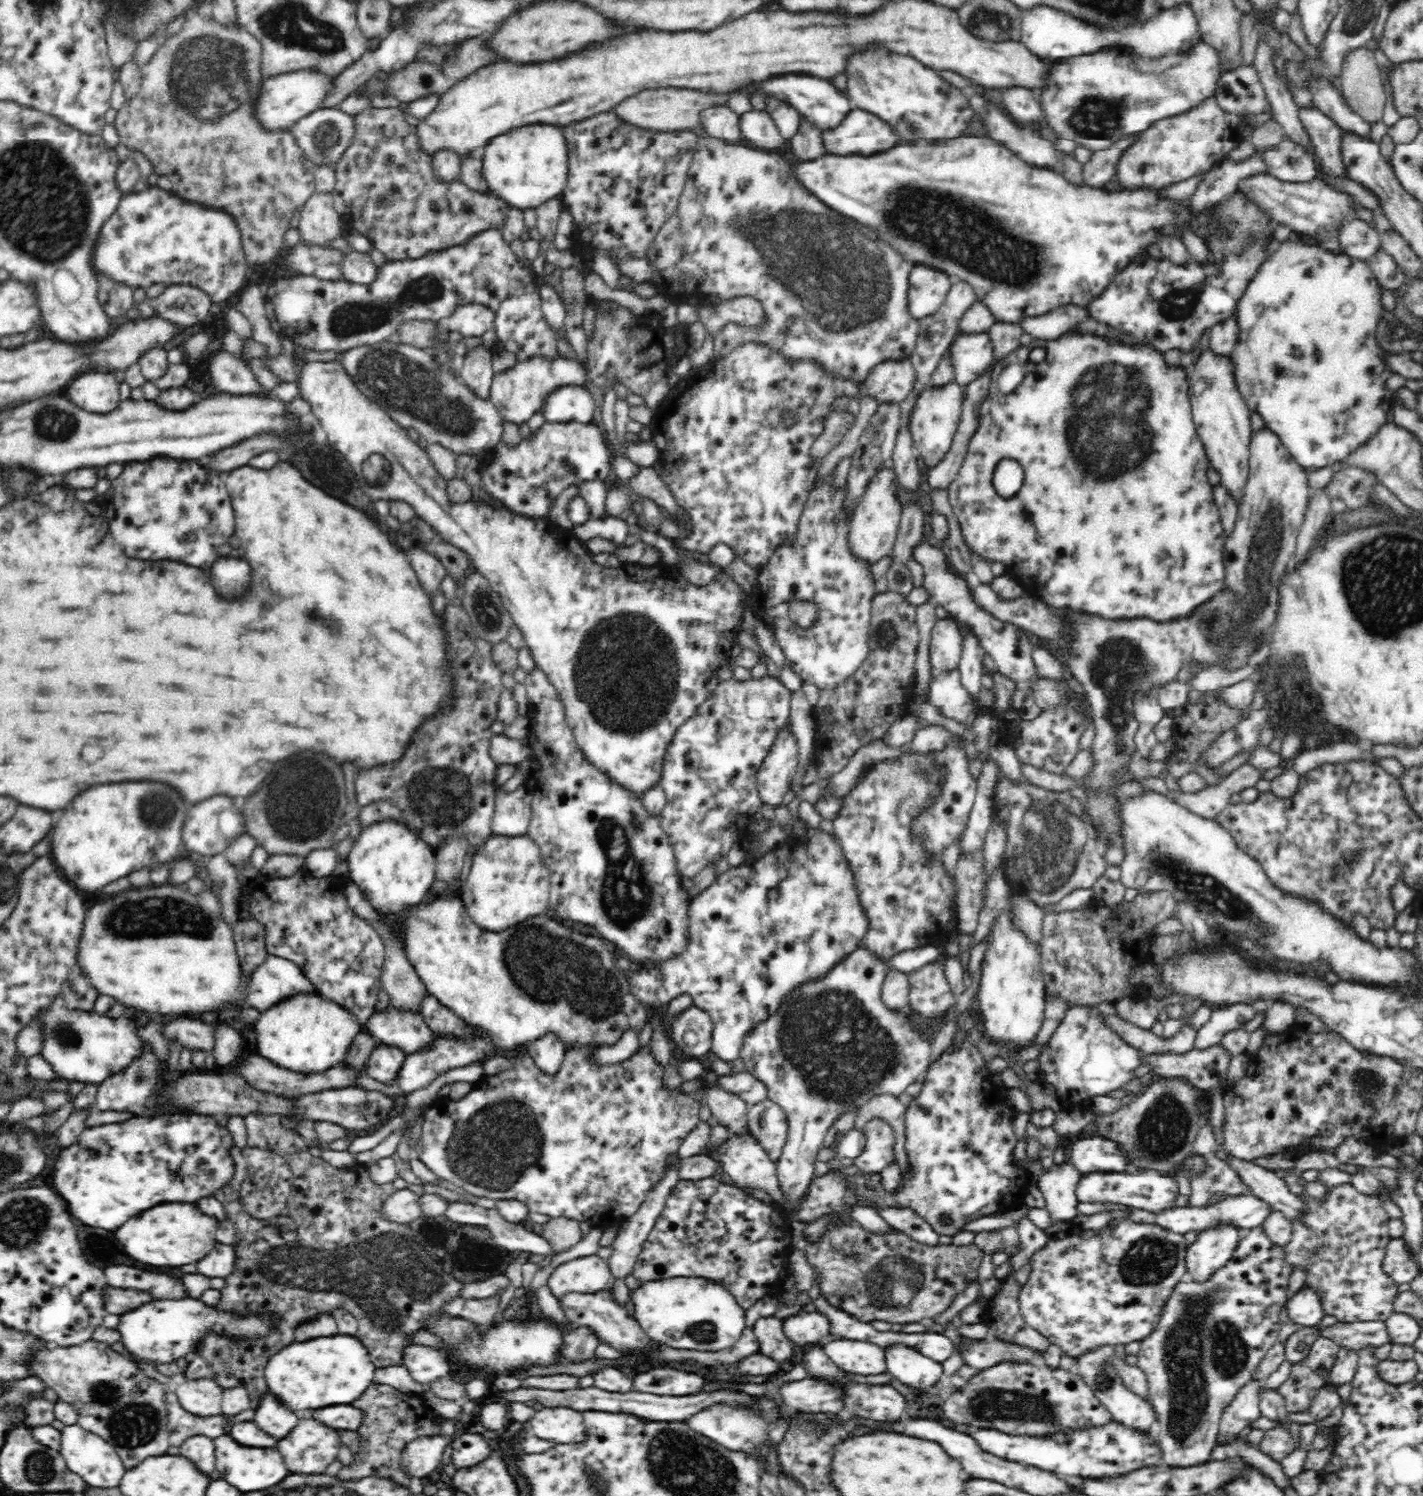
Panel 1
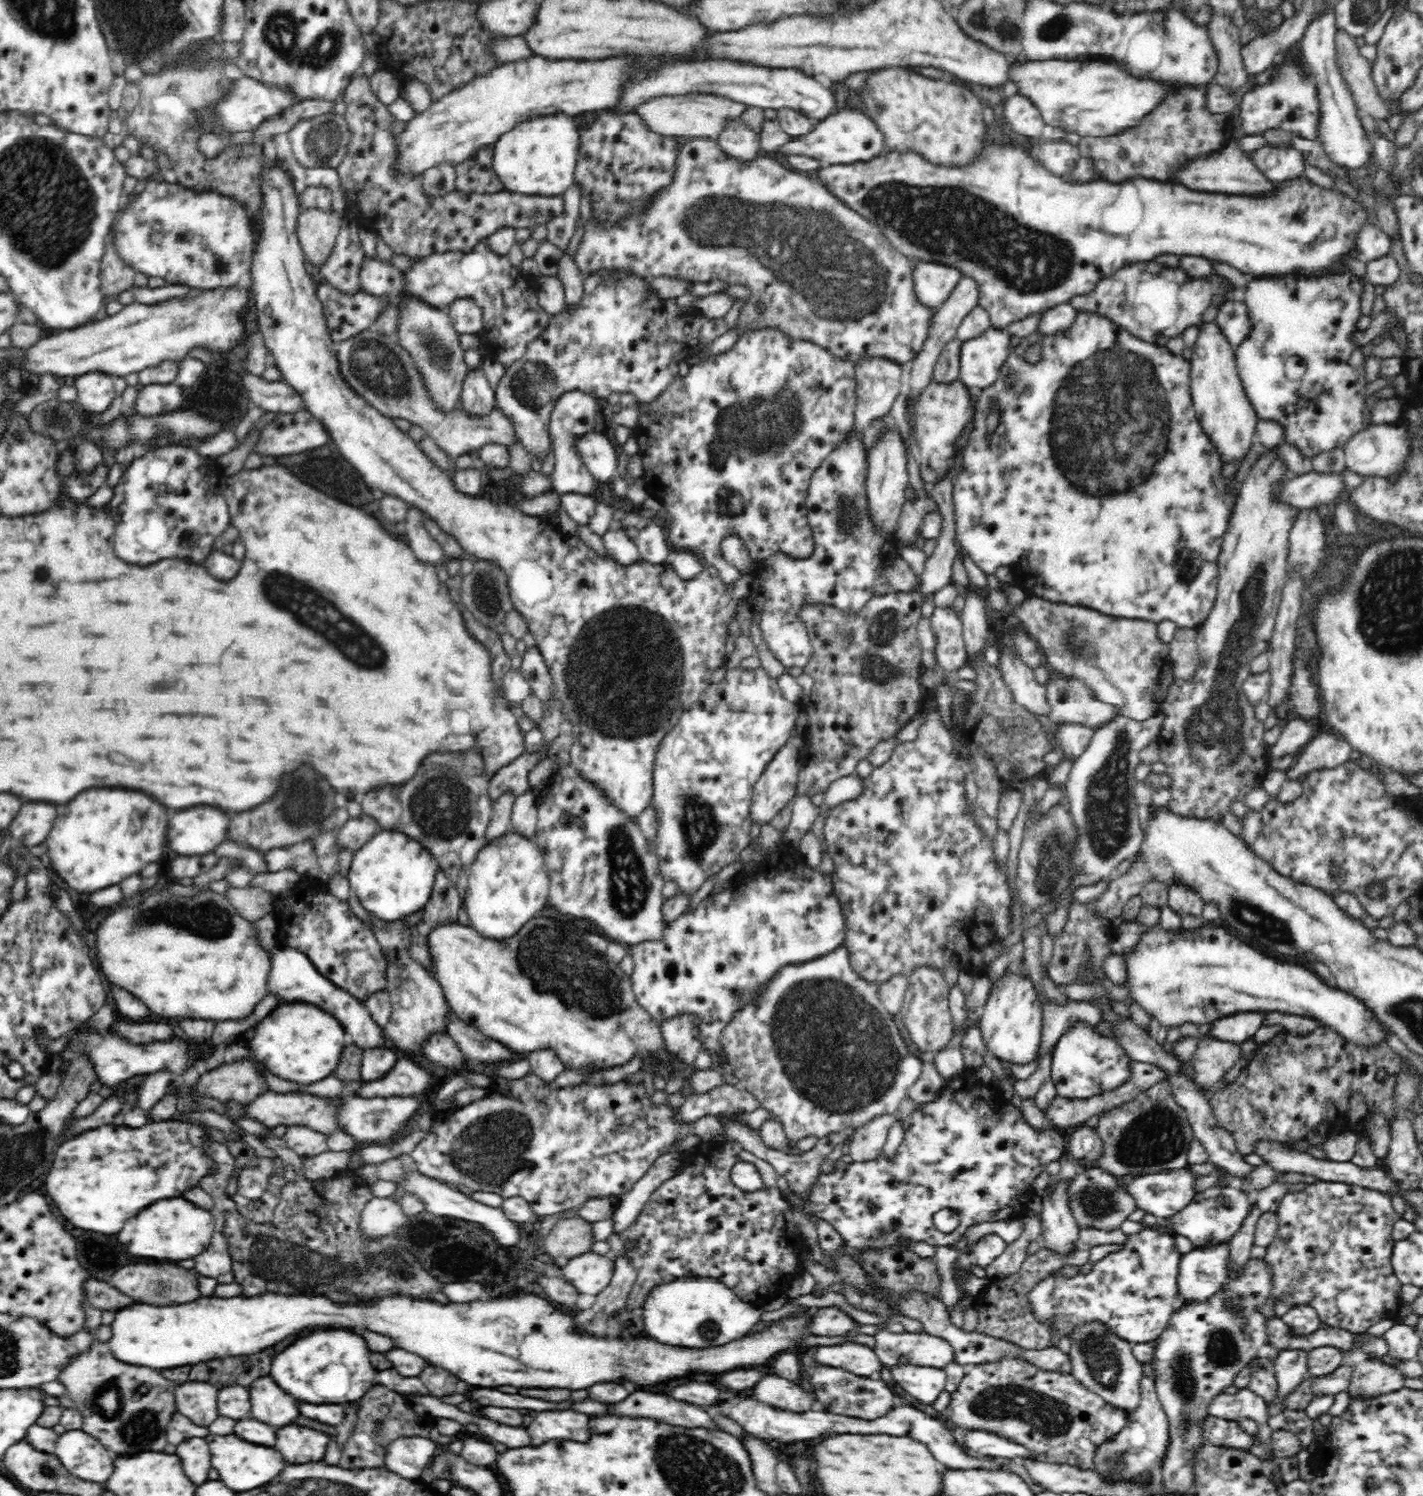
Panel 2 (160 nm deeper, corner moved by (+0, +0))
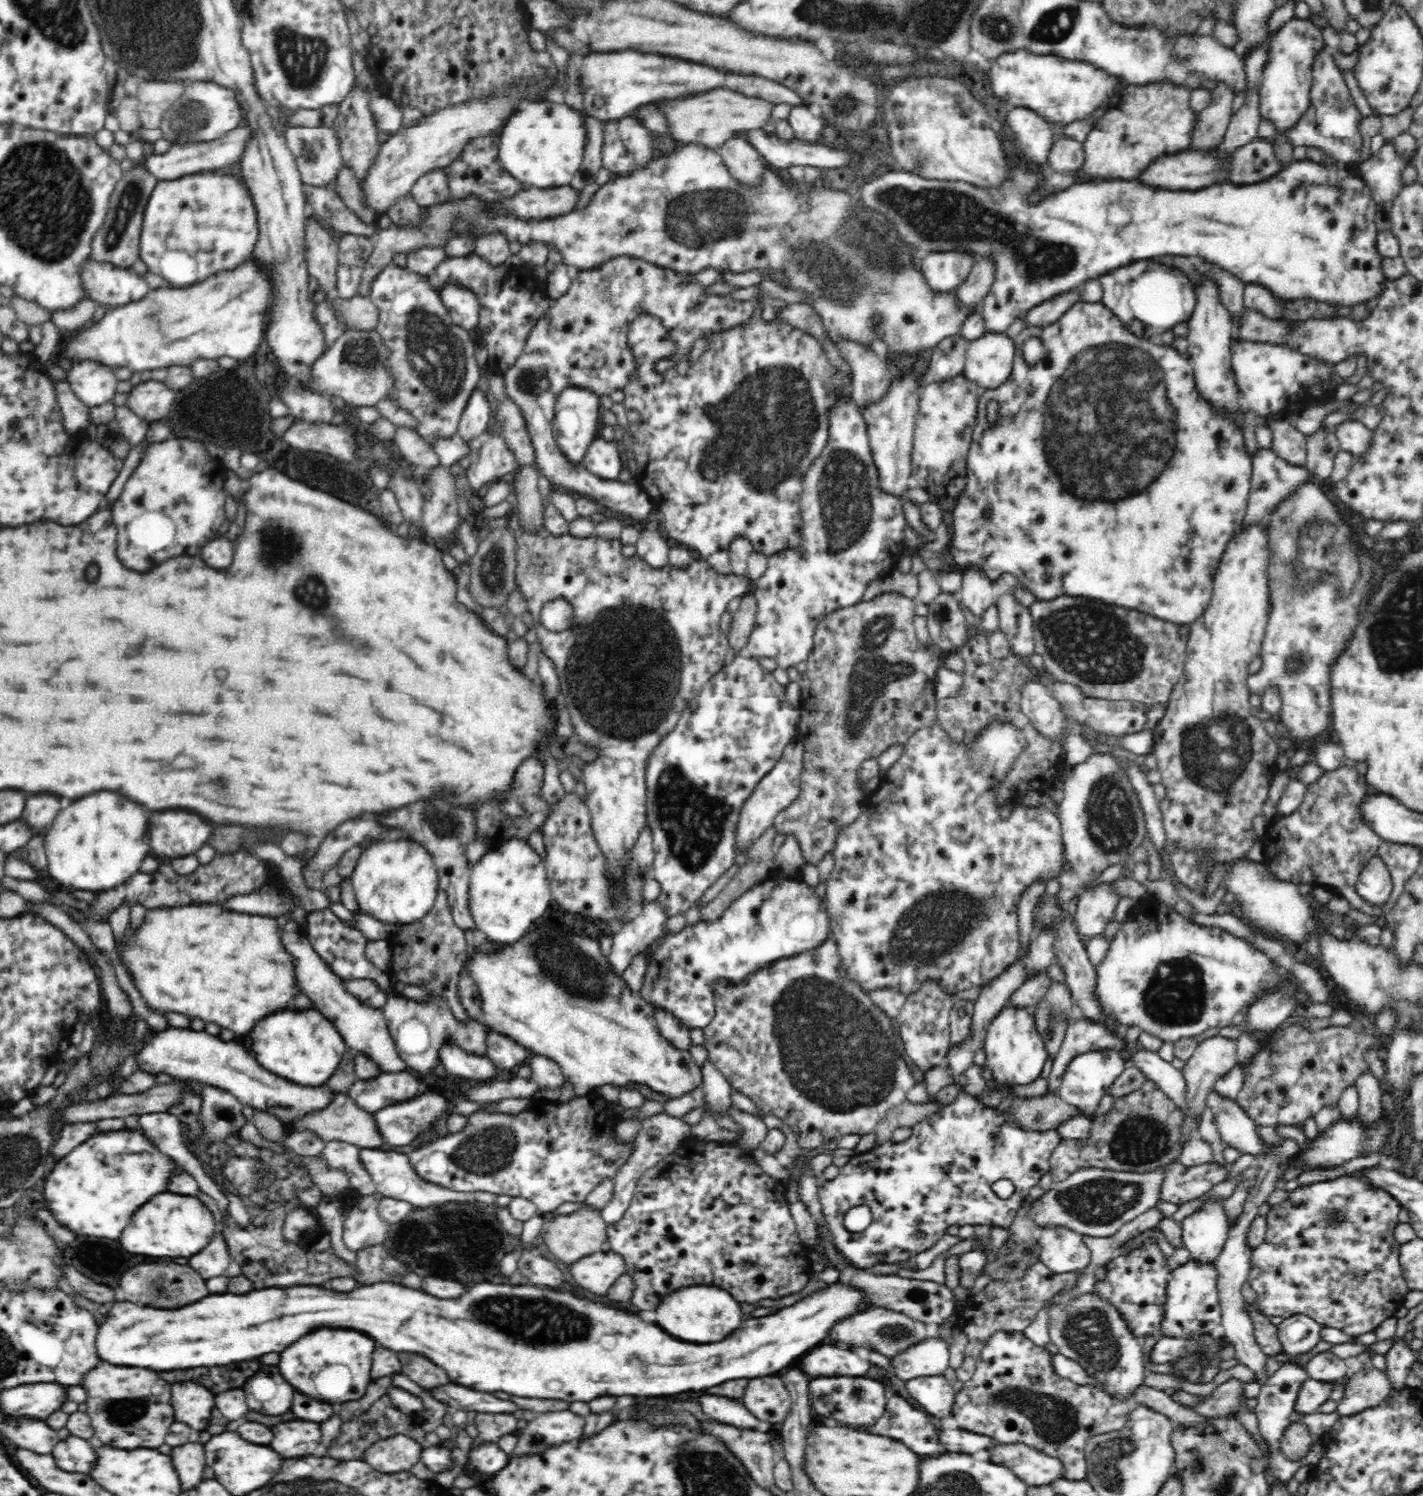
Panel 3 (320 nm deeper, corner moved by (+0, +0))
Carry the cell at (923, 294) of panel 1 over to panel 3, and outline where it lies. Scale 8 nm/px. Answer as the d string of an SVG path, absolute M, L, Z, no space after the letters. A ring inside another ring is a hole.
M930 252L921 254L918 269L926 281L927 288L933 292L946 293L955 290L966 280L972 258L962 258L962 254L944 254Z

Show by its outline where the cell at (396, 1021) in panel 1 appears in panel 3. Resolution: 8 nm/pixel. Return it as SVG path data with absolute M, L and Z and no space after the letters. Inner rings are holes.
M447 1039L438 1049L439 1063L450 1076L460 1076L472 1081L487 1081L498 1075L488 1057L470 1053L458 1046L453 1039Z

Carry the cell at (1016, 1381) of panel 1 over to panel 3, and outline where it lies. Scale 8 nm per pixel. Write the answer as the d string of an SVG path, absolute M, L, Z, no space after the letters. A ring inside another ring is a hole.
M996 1332L986 1342L976 1362L976 1371L970 1380L955 1393L952 1416L960 1428L991 1436L997 1444L1025 1444L1038 1452L1058 1458L1066 1470L1068 1480L1087 1480L1089 1470L1085 1448L1090 1438L1122 1430L1129 1421L1129 1414L1136 1406L1132 1401L1110 1397L1102 1389L1081 1385L1054 1373L1050 1356L1044 1348L1034 1345L1024 1333Z

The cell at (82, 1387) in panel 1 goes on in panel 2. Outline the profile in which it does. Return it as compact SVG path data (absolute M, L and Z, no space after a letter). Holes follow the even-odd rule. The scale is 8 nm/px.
M96 1340L88 1350L70 1357L66 1366L60 1368L56 1381L65 1388L65 1395L82 1414L81 1429L100 1440L107 1449L118 1452L120 1456L134 1456L140 1452L160 1452L166 1448L166 1431L170 1416L174 1414L176 1386L162 1378L156 1370L120 1362L108 1343Z

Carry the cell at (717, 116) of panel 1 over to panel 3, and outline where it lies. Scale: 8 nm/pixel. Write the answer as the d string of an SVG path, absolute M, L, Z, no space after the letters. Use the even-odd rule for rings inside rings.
M746 137L730 138L717 148L732 177L748 187L758 186L764 165L760 151Z

